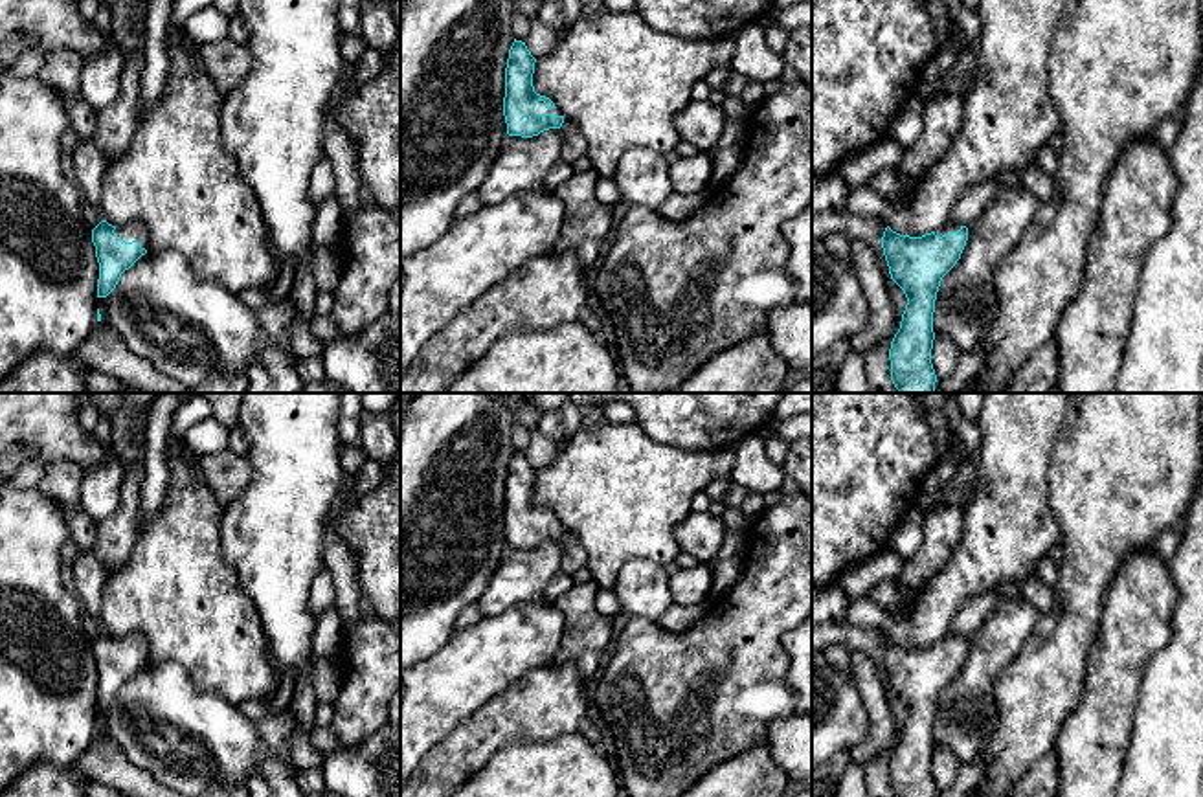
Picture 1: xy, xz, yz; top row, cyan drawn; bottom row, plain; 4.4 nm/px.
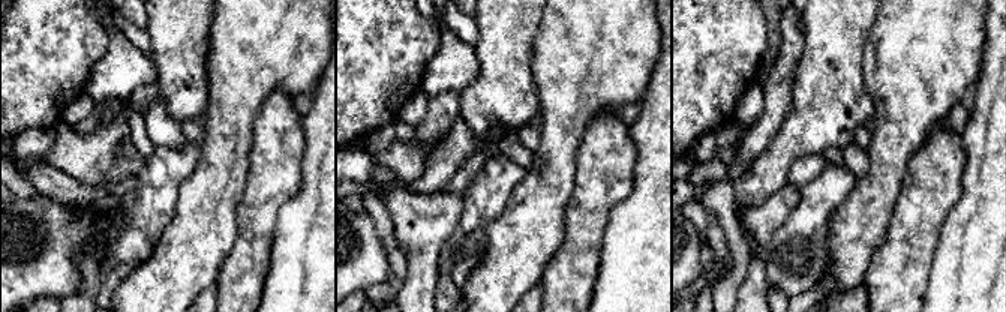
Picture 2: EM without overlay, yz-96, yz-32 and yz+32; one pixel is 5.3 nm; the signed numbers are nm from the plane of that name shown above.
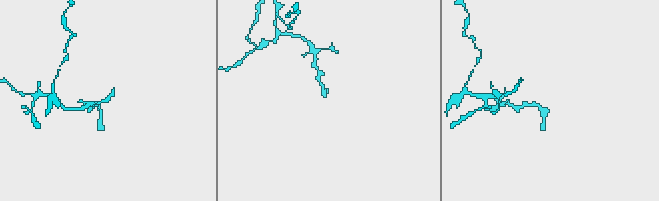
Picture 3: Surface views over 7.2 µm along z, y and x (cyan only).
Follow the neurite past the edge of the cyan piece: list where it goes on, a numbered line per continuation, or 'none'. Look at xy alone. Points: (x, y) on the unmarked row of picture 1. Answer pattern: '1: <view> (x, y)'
1: xy (134, 641)

